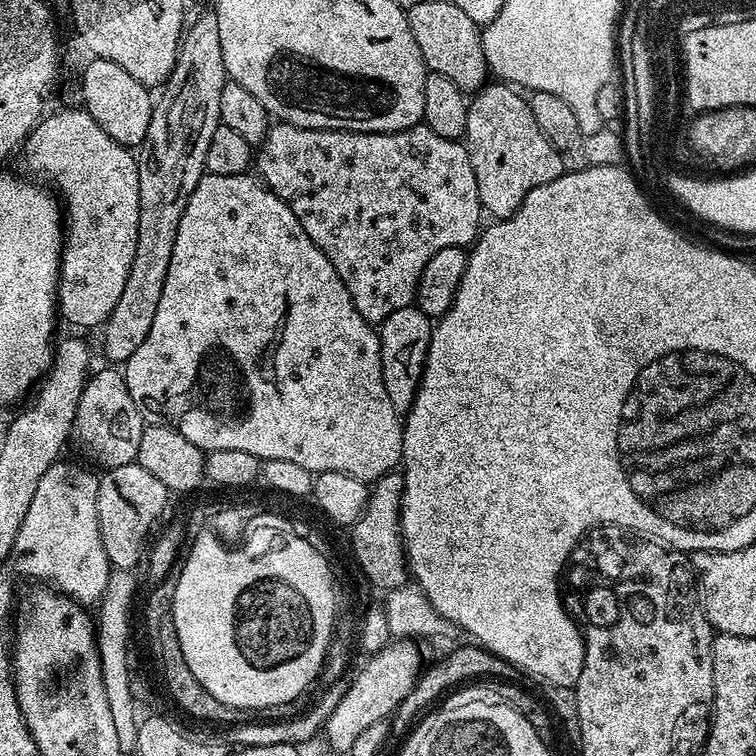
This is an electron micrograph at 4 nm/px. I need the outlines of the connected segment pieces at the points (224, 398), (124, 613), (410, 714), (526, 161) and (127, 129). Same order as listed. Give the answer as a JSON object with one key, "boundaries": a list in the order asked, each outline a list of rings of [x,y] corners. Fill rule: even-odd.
{"boundaries":[[[[208,172],[194,188],[186,203],[186,210],[182,213],[182,220],[178,223],[174,252],[170,257],[170,268],[158,310],[154,313],[154,322],[141,346],[123,365],[122,373],[131,398],[145,417],[178,430],[182,438],[190,438],[190,442],[204,449],[205,453],[214,450],[243,450],[246,454],[254,454],[262,462],[282,458],[286,462],[306,466],[306,470],[313,474],[337,472],[350,474],[365,482],[375,482],[379,476],[393,471],[404,455],[402,416],[394,410],[386,395],[377,329],[364,320],[362,314],[358,314],[350,298],[350,290],[346,290],[342,278],[338,278],[338,270],[334,270],[330,258],[326,258],[326,254],[314,246],[310,234],[302,230],[302,222],[298,222],[290,206],[286,206],[286,202],[277,198],[252,174],[239,176]]],[[[113,571],[107,582],[103,598],[98,602],[98,643],[100,645],[100,661],[102,662],[103,686],[106,689],[106,700],[117,731],[121,753],[133,753],[137,744],[138,704],[130,690],[129,652],[130,641],[130,608],[136,590],[135,575],[132,572]]],[[[467,642],[461,648],[448,652],[437,664],[432,664],[423,669],[416,685],[402,698],[402,702],[396,707],[394,719],[390,724],[390,732],[393,737],[404,738],[411,733],[414,725],[433,707],[435,700],[440,700],[451,688],[464,684],[467,680],[480,680],[483,676],[493,676],[496,680],[521,679],[522,673],[514,664],[507,664],[502,657],[496,656],[486,648],[481,648],[475,643]]],[[[489,82],[471,97],[466,114],[463,143],[478,178],[480,207],[492,218],[512,216],[522,206],[526,194],[554,178],[564,175],[565,157],[542,134],[528,100],[515,87],[504,82]]],[[[95,58],[89,61],[80,76],[80,88],[84,91],[84,111],[91,114],[94,122],[98,122],[98,126],[102,126],[102,130],[106,130],[114,142],[124,148],[139,149],[147,136],[147,126],[154,107],[153,93],[115,62]]]]}

